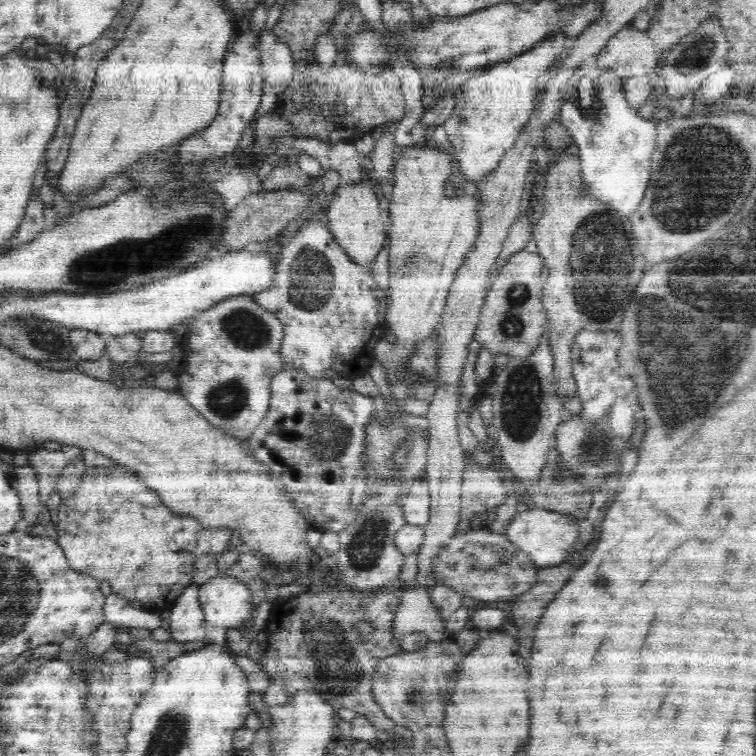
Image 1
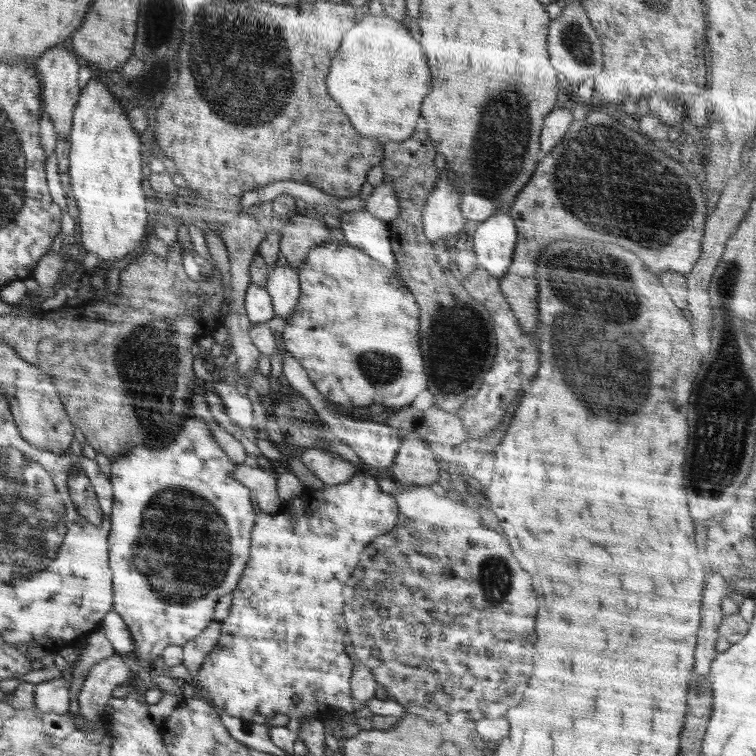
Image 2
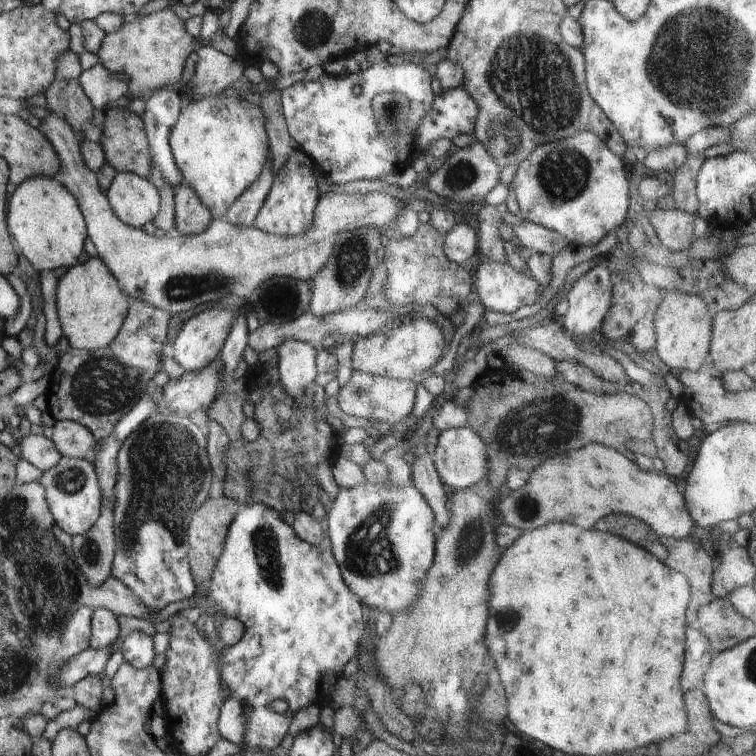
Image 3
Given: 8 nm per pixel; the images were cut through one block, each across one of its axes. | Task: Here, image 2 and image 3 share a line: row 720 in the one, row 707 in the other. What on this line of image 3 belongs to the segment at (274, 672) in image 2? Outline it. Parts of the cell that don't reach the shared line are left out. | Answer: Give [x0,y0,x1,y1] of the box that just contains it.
[209,503,366,753]

